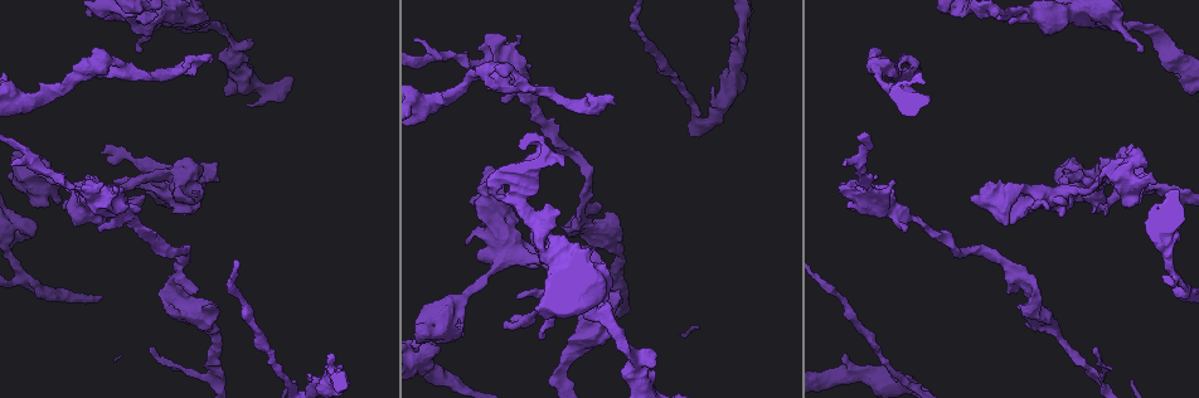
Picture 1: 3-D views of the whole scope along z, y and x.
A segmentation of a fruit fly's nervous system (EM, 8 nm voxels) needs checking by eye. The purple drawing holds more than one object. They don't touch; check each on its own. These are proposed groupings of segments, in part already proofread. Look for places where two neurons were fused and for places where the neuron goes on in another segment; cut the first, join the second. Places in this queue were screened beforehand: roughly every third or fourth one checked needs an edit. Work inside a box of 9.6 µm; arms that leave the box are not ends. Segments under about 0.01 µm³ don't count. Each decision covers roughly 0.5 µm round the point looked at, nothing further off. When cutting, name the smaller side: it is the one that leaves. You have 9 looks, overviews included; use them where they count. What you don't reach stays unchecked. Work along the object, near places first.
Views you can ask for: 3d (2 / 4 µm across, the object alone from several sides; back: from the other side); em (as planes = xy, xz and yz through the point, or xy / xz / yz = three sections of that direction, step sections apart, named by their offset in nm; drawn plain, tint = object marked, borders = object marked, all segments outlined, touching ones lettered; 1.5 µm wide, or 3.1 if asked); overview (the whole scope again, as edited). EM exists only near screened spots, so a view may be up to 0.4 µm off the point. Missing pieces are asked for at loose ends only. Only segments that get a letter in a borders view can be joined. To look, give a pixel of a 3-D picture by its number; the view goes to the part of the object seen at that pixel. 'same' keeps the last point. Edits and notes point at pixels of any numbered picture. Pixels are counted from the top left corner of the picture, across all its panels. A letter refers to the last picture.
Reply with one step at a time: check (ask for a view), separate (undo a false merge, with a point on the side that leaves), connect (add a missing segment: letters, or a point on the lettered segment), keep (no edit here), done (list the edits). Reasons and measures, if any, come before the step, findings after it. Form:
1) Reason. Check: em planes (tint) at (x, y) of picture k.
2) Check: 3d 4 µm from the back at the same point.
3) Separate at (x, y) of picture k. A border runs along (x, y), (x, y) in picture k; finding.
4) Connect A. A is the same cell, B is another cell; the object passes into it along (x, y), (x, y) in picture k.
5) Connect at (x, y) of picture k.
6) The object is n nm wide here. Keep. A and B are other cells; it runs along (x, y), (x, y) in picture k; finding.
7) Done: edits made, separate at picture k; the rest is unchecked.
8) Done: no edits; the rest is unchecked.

Free end. Check: em planes (plain) at (140, 49) of picture 1.

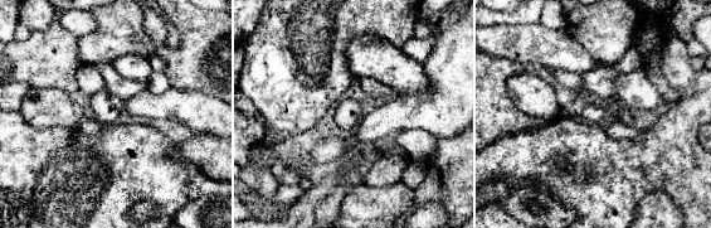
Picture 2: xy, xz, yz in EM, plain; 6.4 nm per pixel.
Check: em planes (borders) at the same point.

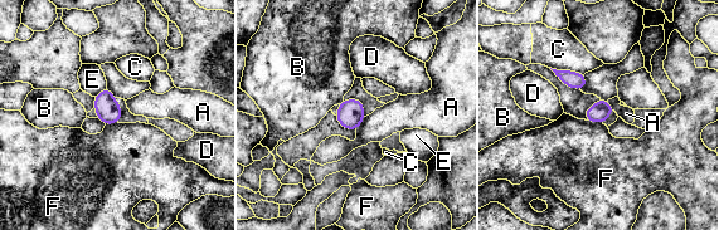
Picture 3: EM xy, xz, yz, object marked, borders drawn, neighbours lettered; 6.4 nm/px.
The longest contact is with C, 220 nm. Keep. A, B, C, D, E and F are other cells; a border runs along (364, 117), (356, 130) in picture 3; no lettered segment goes on from it.

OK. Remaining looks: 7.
Abrupt turn. Check: em yz step 8 (borders) at (1047, 35) of picture 1.

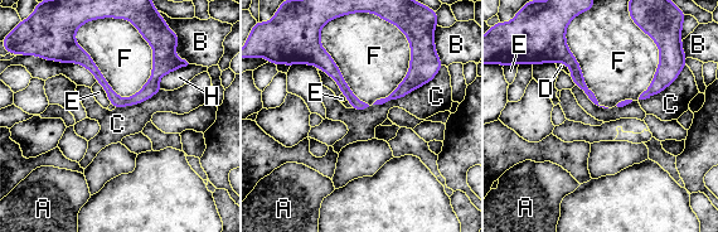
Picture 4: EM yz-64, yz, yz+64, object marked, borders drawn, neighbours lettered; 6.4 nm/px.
Another direction. Check: em planes (borders) at the same point.

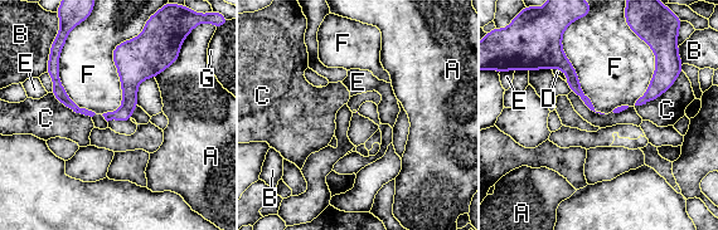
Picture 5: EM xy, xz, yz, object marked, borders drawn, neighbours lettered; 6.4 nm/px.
The object is 20 nm wide here. Keep. A, B, C, D, E, F and G are other cells; all the same neuron.

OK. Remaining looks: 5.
A fork. Check: em yz step 4 (borders) at (116, 73) of picture 1.

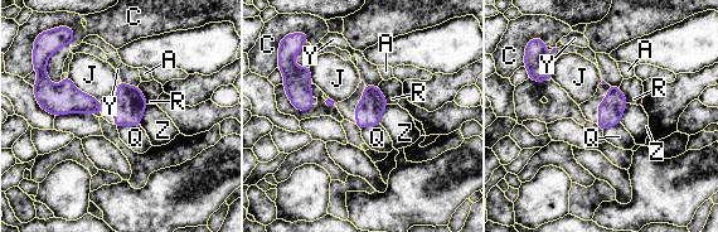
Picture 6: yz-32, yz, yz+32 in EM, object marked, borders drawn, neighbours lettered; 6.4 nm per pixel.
Keep. A, C, J, Q, R, Y and Z are other cells; a border runs along (140, 125), (122, 125), (117, 129) in picture 6; all the same neuron.

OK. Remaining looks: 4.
An open end. Check: em planes (borders) at (114, 186) of picture 1.

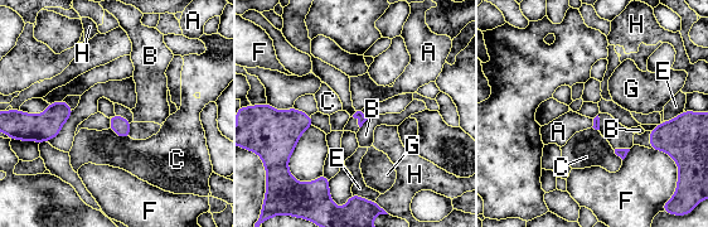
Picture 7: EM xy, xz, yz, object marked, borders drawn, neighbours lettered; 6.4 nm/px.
The longest contact is with F, 180 nm. Keep. A, B, C, E, F, G and H are other cells; a border runs along (357, 110), (360, 111) in picture 7; no lettered segment goes on from it.

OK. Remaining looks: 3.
Done: no edits; the rest is unchecked.

